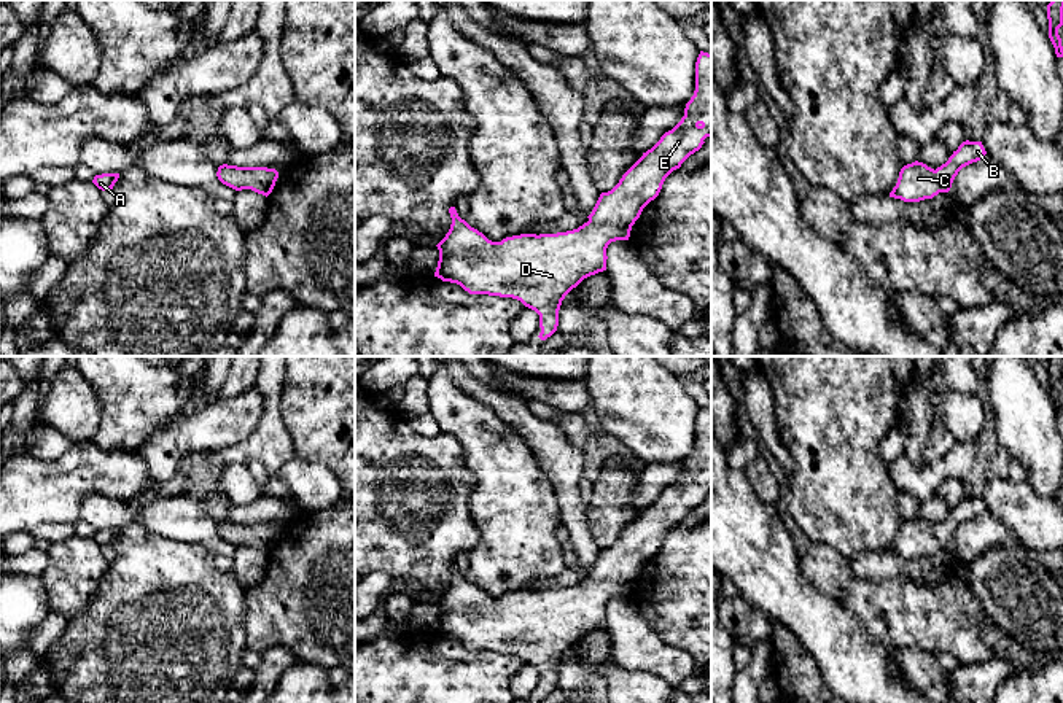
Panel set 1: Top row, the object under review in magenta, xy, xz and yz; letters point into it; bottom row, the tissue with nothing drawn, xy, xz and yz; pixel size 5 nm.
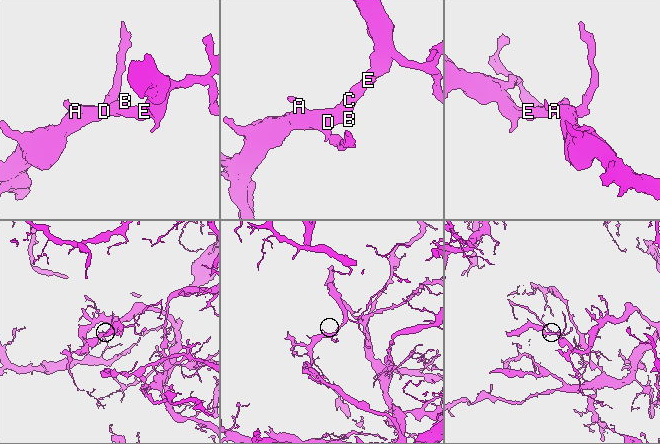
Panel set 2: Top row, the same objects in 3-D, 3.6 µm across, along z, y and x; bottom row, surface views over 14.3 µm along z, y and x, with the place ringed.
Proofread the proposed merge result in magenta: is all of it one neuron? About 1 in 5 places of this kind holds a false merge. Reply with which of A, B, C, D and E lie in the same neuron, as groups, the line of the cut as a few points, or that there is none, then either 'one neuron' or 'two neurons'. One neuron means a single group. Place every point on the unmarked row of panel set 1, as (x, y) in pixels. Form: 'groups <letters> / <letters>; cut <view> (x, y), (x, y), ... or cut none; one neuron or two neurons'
groups A B C D E; cut none; one neuron

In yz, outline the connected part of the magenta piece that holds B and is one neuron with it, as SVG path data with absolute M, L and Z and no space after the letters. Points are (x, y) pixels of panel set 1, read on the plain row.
M963 498L945 520L936 526L923 519L912 519L901 525L899 534L890 553L904 558L933 555L939 549L948 549L958 528L980 517L987 511L982 498Z

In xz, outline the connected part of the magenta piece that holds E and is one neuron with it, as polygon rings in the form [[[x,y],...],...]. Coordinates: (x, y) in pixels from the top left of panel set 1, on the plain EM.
[[[700,407],[695,418],[695,447],[686,460],[684,472],[622,531],[608,549],[602,549],[589,577],[578,585],[557,590],[520,590],[501,598],[489,596],[449,565],[452,581],[436,601],[439,617],[434,633],[460,641],[469,651],[512,654],[539,671],[539,695],[551,693],[559,682],[559,666],[565,652],[584,635],[606,627],[606,604],[611,598],[629,596],[632,582],[643,565],[654,557],[665,534],[711,493],[711,410]]]

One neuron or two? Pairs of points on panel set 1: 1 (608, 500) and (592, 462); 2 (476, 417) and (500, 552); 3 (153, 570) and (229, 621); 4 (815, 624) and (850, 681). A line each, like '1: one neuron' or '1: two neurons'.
1: two neurons
2: one neuron
3: one neuron
4: one neuron

